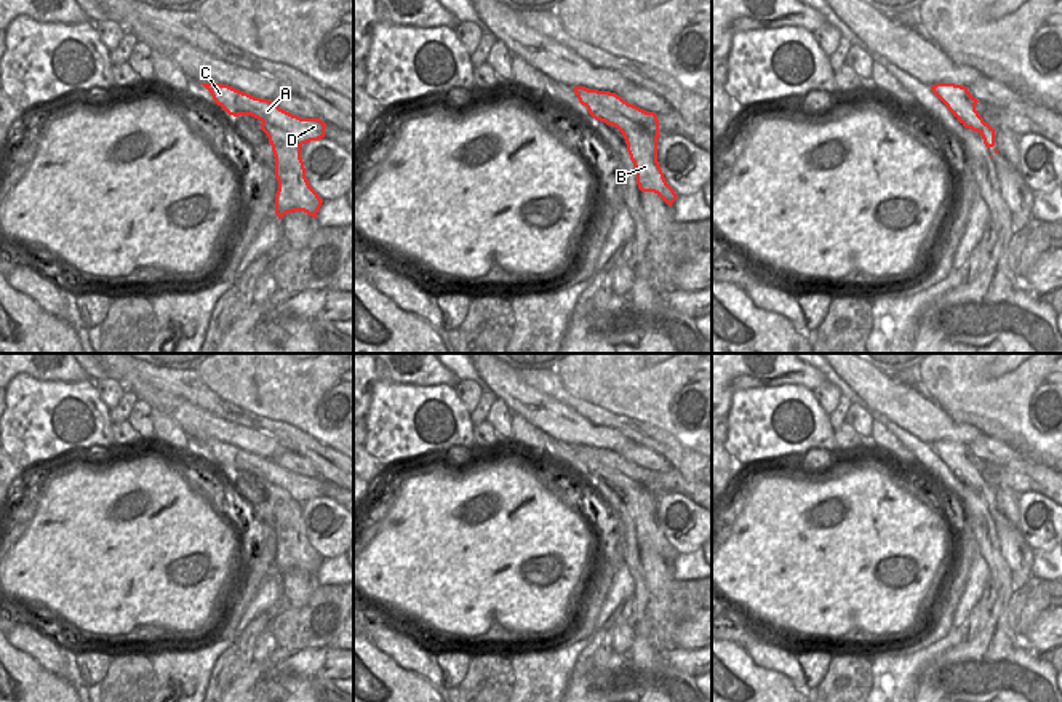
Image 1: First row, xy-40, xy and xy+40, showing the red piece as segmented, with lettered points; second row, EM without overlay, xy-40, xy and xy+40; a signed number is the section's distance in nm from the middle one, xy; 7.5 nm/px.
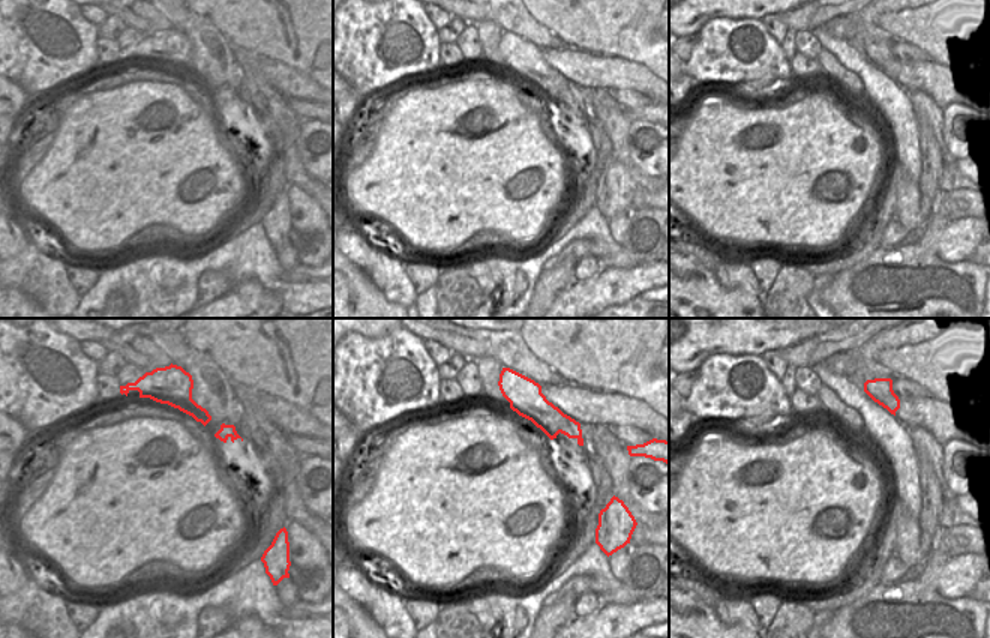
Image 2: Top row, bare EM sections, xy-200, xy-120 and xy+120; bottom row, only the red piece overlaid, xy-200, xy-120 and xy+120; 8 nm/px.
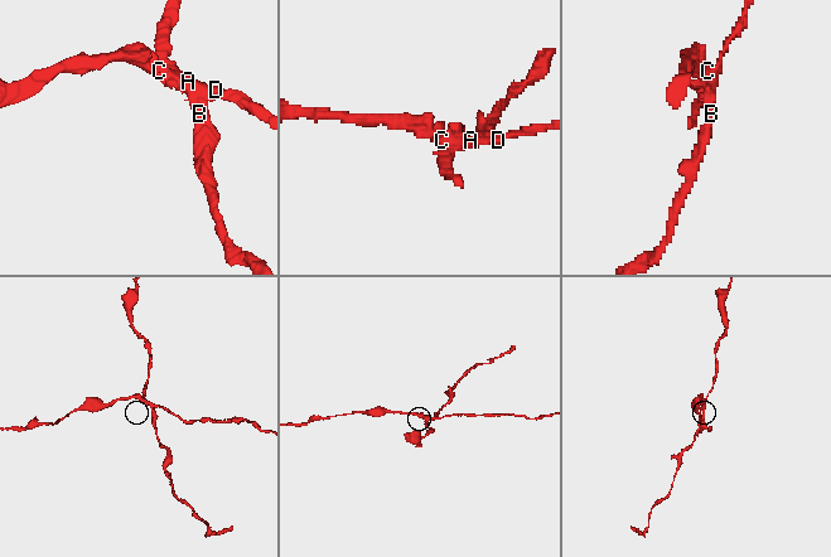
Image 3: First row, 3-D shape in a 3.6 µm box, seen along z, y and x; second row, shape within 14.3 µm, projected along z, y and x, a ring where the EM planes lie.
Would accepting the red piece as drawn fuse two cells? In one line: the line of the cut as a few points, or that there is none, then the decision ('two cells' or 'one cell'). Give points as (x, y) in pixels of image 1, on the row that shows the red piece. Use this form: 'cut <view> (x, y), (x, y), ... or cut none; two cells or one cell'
cut xy (592, 109), (598, 106), (611, 107), (645, 128), (656, 139); two cells

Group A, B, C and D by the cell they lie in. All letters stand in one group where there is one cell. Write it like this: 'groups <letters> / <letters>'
groups A C D / B

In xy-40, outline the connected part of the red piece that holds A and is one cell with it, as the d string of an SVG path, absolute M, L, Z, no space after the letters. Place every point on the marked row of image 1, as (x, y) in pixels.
M200 83L213 96L214 102L222 107L229 115L251 115L275 128L286 131L294 142L307 144L325 138L326 123L320 118L301 118L269 99L254 98L248 93L235 90L221 83Z

